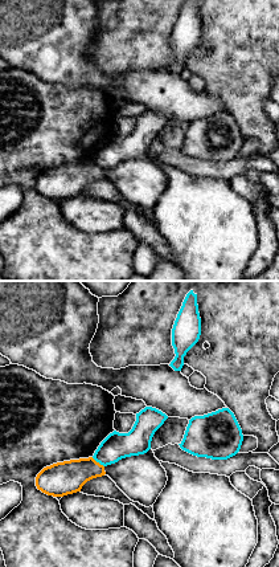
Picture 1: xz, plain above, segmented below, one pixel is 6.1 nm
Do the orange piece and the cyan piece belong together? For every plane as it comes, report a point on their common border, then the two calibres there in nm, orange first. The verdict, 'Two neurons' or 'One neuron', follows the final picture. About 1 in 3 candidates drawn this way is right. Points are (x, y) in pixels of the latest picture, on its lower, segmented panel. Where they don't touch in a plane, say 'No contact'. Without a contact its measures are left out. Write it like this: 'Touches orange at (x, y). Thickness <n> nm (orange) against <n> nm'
Touches orange at (98, 463). Thickness 200 nm (orange) against 160 nm

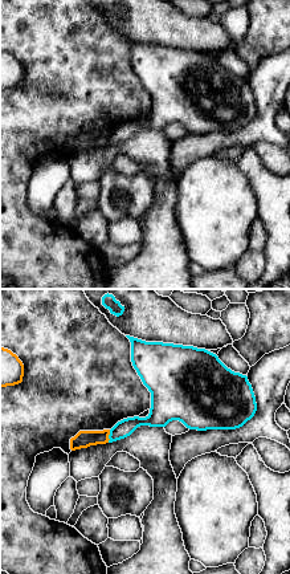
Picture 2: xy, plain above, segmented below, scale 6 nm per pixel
Touches orange at (107, 436). Thickness 110 nm (orange) against 110 nm

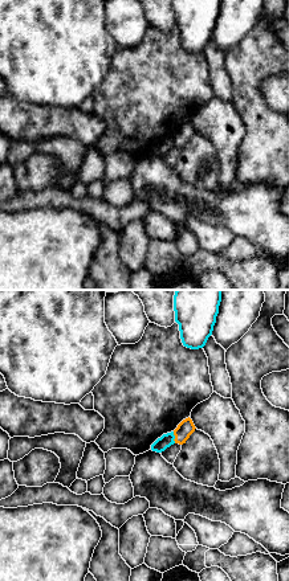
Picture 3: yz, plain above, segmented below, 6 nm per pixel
Touches orange at (175, 437). Thickness 100 nm (orange) against 80 nm

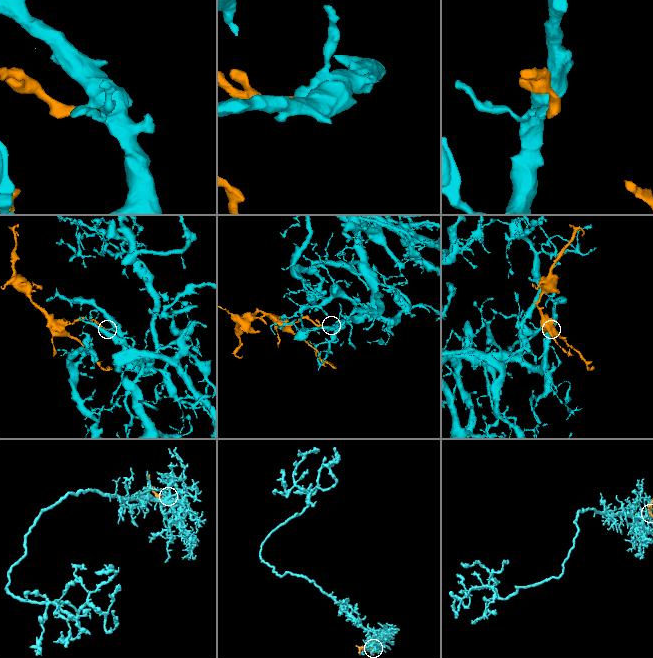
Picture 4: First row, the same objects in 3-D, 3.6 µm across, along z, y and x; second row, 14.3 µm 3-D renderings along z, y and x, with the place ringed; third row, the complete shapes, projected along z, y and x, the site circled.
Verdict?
Two neurons

